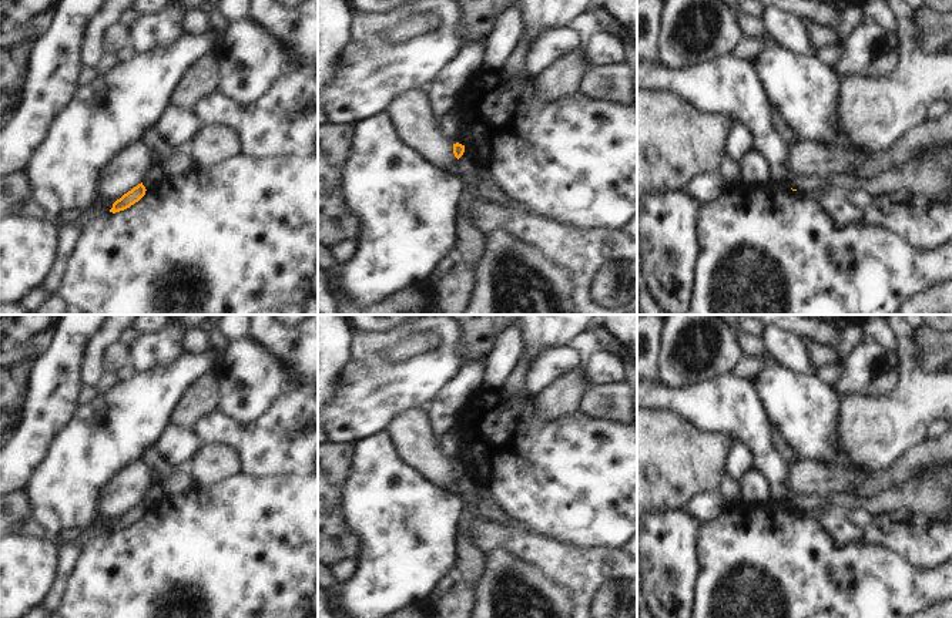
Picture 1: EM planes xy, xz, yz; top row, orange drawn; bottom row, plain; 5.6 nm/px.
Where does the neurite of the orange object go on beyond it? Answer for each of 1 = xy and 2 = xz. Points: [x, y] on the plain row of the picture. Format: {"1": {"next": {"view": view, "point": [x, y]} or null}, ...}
{"1": {"next": null}, "2": {"next": null}}

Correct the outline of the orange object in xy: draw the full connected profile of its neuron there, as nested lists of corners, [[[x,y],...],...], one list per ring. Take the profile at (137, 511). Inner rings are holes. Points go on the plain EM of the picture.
[[[138,503],[137,506],[134,506],[131,510],[128,510],[127,513],[124,513],[120,518],[117,518],[113,523],[113,527],[110,528],[110,531],[115,533],[120,530],[124,530],[127,527],[130,527],[131,524],[134,524],[135,521],[138,521],[144,514],[145,514],[145,506],[141,503]]]

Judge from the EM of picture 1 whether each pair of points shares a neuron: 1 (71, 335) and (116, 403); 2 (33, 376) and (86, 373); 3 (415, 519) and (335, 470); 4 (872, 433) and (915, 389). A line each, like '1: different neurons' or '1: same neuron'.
1: different neurons
2: different neurons
3: different neurons
4: same neuron

